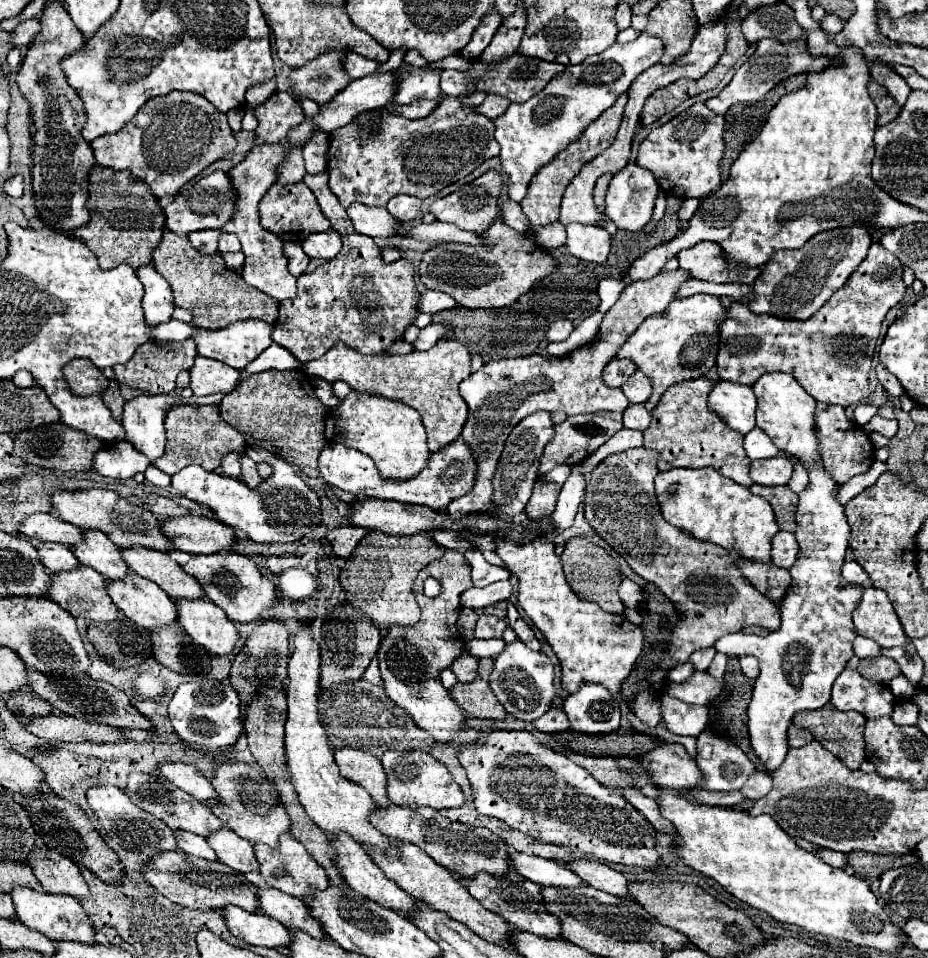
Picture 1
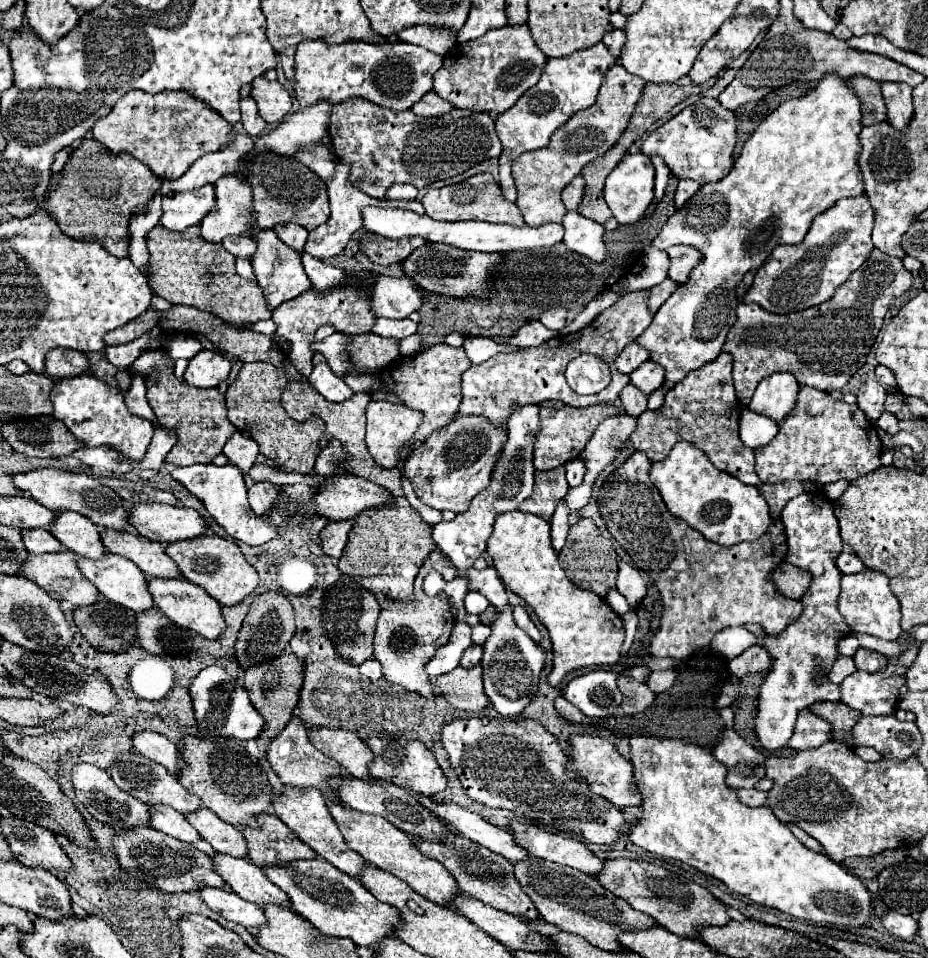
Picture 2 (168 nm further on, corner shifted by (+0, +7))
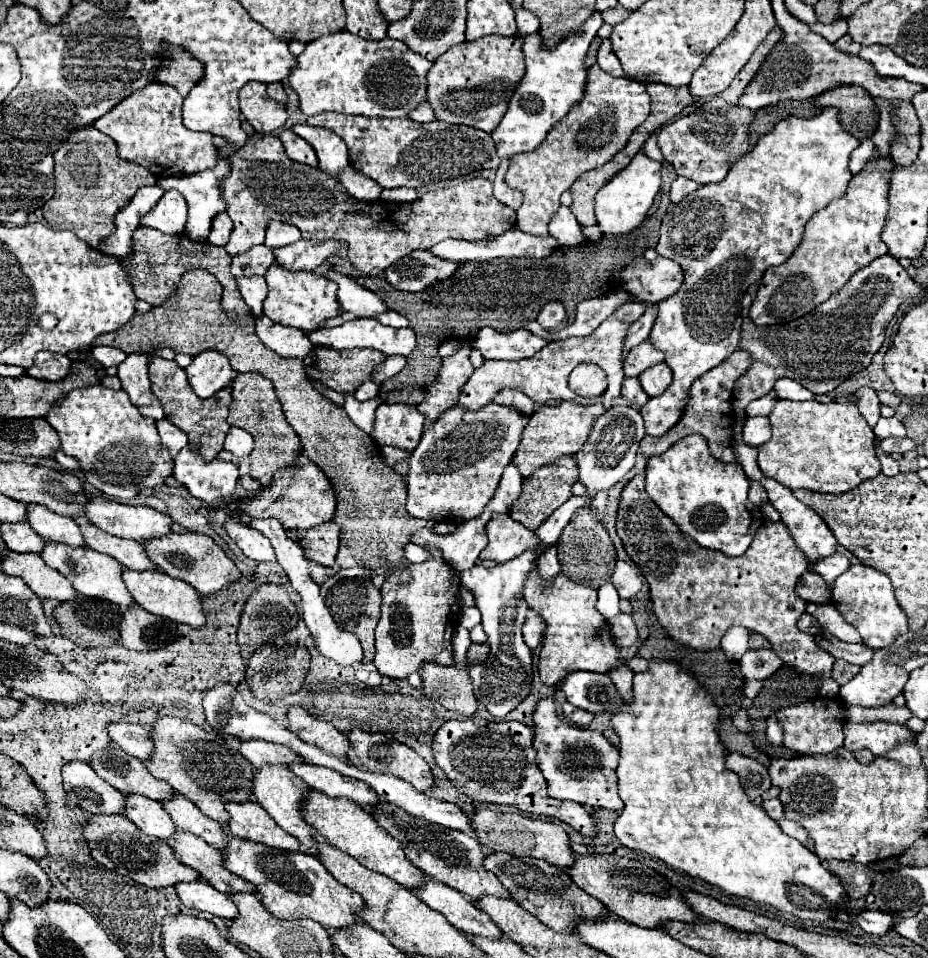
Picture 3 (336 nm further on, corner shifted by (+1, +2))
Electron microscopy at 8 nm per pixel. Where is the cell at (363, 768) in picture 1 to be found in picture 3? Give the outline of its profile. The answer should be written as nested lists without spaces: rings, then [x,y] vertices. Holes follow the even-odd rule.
[[[293,706],[289,710],[287,718],[289,718],[289,730],[295,732],[303,742],[307,742],[311,746],[319,746],[319,748],[327,750],[329,754],[335,754],[335,756],[347,760],[347,754],[351,752],[351,742],[335,726],[313,718],[301,706]]]

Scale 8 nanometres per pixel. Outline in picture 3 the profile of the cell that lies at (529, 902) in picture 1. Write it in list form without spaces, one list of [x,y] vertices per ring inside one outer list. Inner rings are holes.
[[[381,802],[379,806],[375,806],[373,816],[381,828],[385,828],[393,838],[397,838],[403,844],[407,858],[415,866],[419,866],[429,878],[445,882],[447,886],[459,890],[471,902],[479,902],[485,896],[511,900],[511,892],[507,888],[503,888],[503,884],[497,878],[493,878],[493,874],[489,870],[485,870],[483,846],[473,836],[463,834],[459,830],[449,830],[443,826],[427,824],[419,818],[409,816],[405,810],[401,810],[395,804],[389,804],[389,802]]]

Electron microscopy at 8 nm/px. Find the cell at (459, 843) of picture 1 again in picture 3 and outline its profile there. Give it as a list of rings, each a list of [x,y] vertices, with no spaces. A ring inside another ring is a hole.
[[[293,764],[291,770],[309,784],[309,788],[319,790],[333,798],[349,798],[357,802],[363,810],[371,812],[379,804],[379,796],[355,778],[347,778],[343,774],[335,774],[335,770],[327,770],[313,764]]]

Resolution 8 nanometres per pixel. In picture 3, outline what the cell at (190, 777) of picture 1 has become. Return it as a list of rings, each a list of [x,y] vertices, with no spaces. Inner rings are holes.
[[[117,722],[117,724],[109,724],[109,738],[119,744],[129,756],[135,756],[143,762],[151,760],[151,754],[155,752],[155,746],[151,742],[151,734],[137,724],[125,724],[125,722]]]

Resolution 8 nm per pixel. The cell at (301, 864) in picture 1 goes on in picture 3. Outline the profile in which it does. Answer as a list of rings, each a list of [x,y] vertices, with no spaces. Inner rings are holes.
[[[229,802],[227,812],[231,814],[229,832],[235,838],[259,842],[259,844],[281,848],[287,852],[299,850],[299,842],[291,834],[287,834],[283,828],[279,828],[277,822],[257,802],[245,802],[245,804]]]

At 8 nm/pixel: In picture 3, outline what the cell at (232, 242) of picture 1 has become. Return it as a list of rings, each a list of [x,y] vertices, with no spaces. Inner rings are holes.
[[[265,244],[253,246],[251,250],[233,256],[231,274],[233,276],[263,276],[265,270],[273,264],[275,256]]]

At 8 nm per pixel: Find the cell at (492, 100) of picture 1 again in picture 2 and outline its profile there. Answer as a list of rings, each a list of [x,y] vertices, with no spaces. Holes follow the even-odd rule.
[[[434,91],[426,93],[414,107],[412,107],[412,113],[416,115],[422,115],[422,117],[438,117],[438,115],[444,115],[452,111],[452,107],[448,107],[446,101],[440,101],[440,97],[436,97]]]

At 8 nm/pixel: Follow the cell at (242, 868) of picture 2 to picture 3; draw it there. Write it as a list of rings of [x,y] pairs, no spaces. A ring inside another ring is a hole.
[[[177,830],[173,838],[169,838],[167,842],[183,864],[197,870],[201,878],[205,878],[219,892],[223,894],[253,892],[255,894],[255,886],[251,886],[251,882],[243,882],[243,878],[239,878],[237,874],[231,874],[223,866],[223,858],[219,858],[219,850],[209,846],[205,840],[185,830]]]

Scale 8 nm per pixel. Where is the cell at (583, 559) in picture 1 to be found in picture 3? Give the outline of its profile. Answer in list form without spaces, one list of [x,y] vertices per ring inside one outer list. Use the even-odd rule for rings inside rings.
[[[589,508],[577,510],[571,522],[563,528],[561,538],[557,542],[559,550],[559,562],[561,562],[561,572],[571,578],[577,584],[585,584],[591,588],[601,588],[611,580],[613,568],[615,568],[615,546],[603,528],[601,520],[591,514]]]

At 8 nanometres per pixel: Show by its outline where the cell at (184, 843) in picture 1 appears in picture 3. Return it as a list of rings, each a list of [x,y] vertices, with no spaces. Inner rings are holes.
[[[131,794],[127,796],[127,810],[125,816],[145,834],[155,838],[171,838],[175,834],[175,824],[171,822],[171,816],[163,810],[161,802],[147,800],[145,796]]]

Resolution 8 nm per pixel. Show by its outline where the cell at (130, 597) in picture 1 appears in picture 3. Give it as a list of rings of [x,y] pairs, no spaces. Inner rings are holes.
[[[47,542],[41,556],[51,568],[59,570],[65,578],[69,578],[79,594],[87,598],[103,598],[107,602],[117,604],[119,608],[129,608],[135,604],[123,582],[123,566],[115,558],[105,556],[101,552],[93,552],[91,548],[73,548],[59,542]]]

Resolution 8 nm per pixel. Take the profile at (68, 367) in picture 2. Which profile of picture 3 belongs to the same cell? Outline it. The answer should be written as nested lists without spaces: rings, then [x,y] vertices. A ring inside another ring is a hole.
[[[39,352],[35,356],[35,364],[27,368],[27,374],[41,380],[63,380],[71,372],[71,360],[65,354],[55,352]]]

